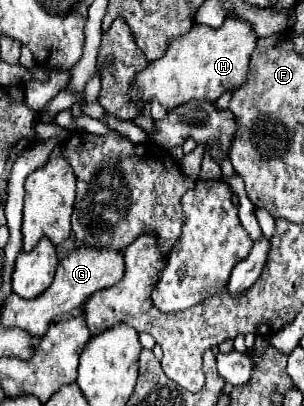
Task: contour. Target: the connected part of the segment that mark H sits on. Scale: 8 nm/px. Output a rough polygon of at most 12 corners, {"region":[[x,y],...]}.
{"region":[[228,16],[196,24],[130,96],[166,110],[246,84],[258,36]]}

